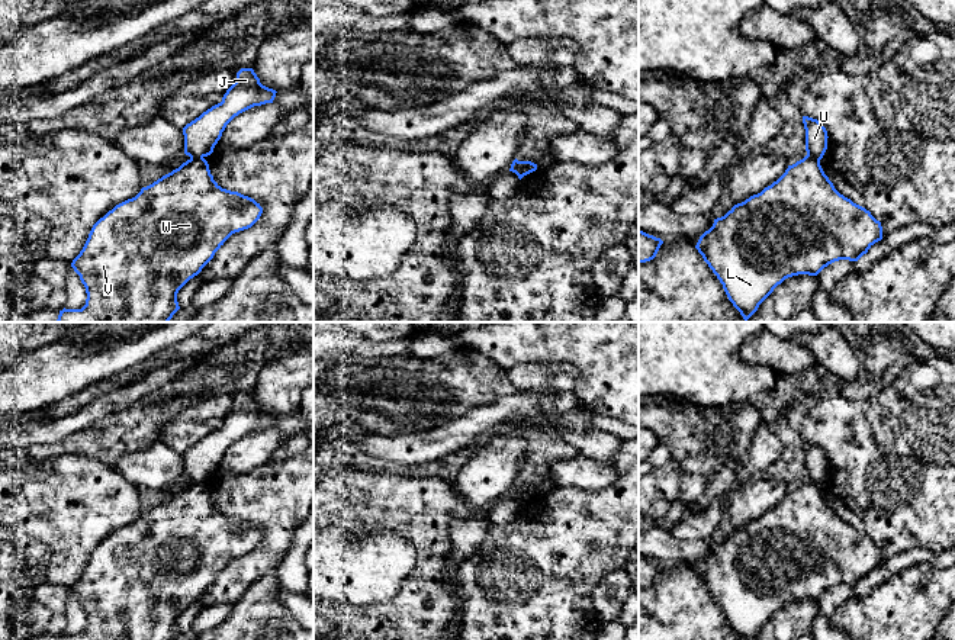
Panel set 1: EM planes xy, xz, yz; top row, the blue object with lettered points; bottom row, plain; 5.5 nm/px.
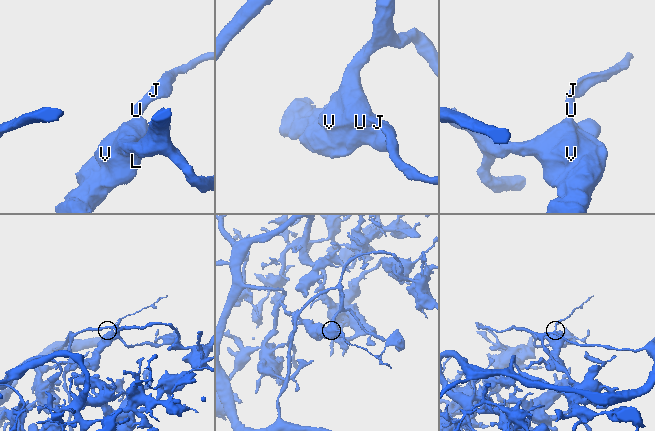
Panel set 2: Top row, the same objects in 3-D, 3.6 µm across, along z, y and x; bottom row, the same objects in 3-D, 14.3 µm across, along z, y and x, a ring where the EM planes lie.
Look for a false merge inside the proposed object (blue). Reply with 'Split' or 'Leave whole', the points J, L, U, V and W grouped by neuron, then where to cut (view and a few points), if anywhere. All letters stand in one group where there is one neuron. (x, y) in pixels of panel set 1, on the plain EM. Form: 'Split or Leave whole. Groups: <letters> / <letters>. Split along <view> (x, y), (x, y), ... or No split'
Split. Groups: J U / L V W. Split along xy (190, 482), (202, 483)

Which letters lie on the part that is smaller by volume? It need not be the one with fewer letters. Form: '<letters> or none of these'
J, U

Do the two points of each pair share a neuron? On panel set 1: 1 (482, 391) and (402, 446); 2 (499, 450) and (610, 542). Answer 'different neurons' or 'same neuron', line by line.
1: different neurons
2: different neurons

